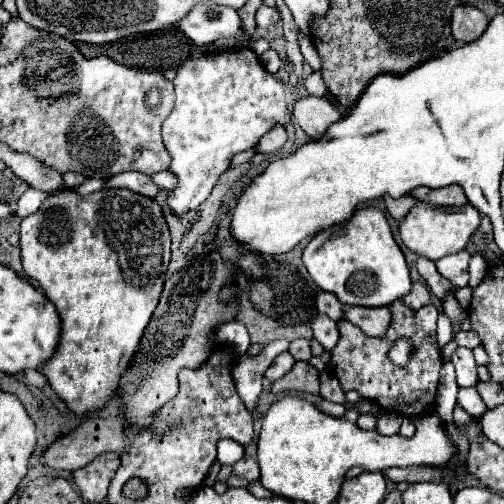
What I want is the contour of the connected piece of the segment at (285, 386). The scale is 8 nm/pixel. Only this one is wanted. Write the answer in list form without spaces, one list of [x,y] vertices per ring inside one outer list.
[[[297,362],[291,372],[287,372],[281,380],[273,382],[273,392],[309,392],[319,394],[319,376],[321,372],[309,362]]]

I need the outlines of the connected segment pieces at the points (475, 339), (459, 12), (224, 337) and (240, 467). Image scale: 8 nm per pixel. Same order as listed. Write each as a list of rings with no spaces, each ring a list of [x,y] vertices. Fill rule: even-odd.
[[[472,330],[458,332],[453,336],[452,341],[455,341],[458,346],[467,347],[470,349],[481,345],[478,335]]]
[[[457,6],[451,16],[451,34],[459,42],[473,42],[487,28],[487,18],[473,6]]]
[[[233,320],[227,324],[219,324],[219,328],[215,330],[215,342],[227,342],[235,348],[237,354],[245,354],[249,348],[249,334],[241,322]]]
[[[245,456],[233,466],[233,472],[227,480],[227,488],[245,488],[257,480],[259,480],[259,464],[255,458]]]

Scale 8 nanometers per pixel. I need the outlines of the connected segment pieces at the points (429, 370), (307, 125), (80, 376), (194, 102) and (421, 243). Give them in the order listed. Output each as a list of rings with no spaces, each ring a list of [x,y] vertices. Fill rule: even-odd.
[[[401,300],[393,302],[389,308],[393,312],[393,322],[387,328],[385,336],[379,336],[379,338],[365,336],[361,328],[357,328],[355,324],[347,320],[337,322],[341,336],[339,336],[337,346],[329,352],[331,354],[329,370],[339,380],[343,392],[357,390],[363,398],[379,404],[387,412],[417,418],[417,416],[423,416],[435,402],[439,368],[443,364],[441,350],[435,346],[435,326],[437,326],[439,312],[433,304],[427,304],[421,310],[411,310]],[[399,336],[407,336],[415,344],[411,362],[405,368],[393,366],[387,358],[387,348]]]
[[[305,96],[297,100],[293,104],[293,116],[311,140],[319,140],[331,124],[341,120],[341,114],[335,110],[335,106],[327,98],[317,96]]]
[[[59,188],[43,200],[35,214],[23,218],[19,236],[25,274],[39,282],[45,296],[59,310],[63,322],[57,352],[41,372],[75,414],[93,412],[115,396],[119,374],[131,362],[163,290],[163,278],[171,256],[171,236],[161,206],[125,188],[103,188],[87,196],[69,188]]]
[[[233,48],[229,52],[191,58],[177,70],[173,86],[175,106],[163,122],[163,142],[173,158],[169,170],[179,178],[177,188],[169,196],[169,206],[181,216],[197,208],[211,194],[217,178],[229,168],[229,162],[235,154],[253,148],[275,122],[283,122],[287,114],[287,100],[283,84],[265,70],[259,56],[251,48]]]
[[[417,202],[411,208],[411,212],[407,214],[407,218],[403,218],[403,222],[399,226],[399,234],[401,234],[403,244],[409,250],[435,262],[447,254],[465,250],[467,244],[471,242],[473,234],[477,232],[479,222],[481,222],[481,216],[471,204],[465,204],[461,208],[445,208],[445,206],[431,206],[425,202]]]

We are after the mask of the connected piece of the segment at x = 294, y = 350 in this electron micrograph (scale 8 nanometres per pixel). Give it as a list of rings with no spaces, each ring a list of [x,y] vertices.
[[[305,338],[293,340],[289,346],[289,352],[295,356],[295,360],[311,360],[311,342]]]

